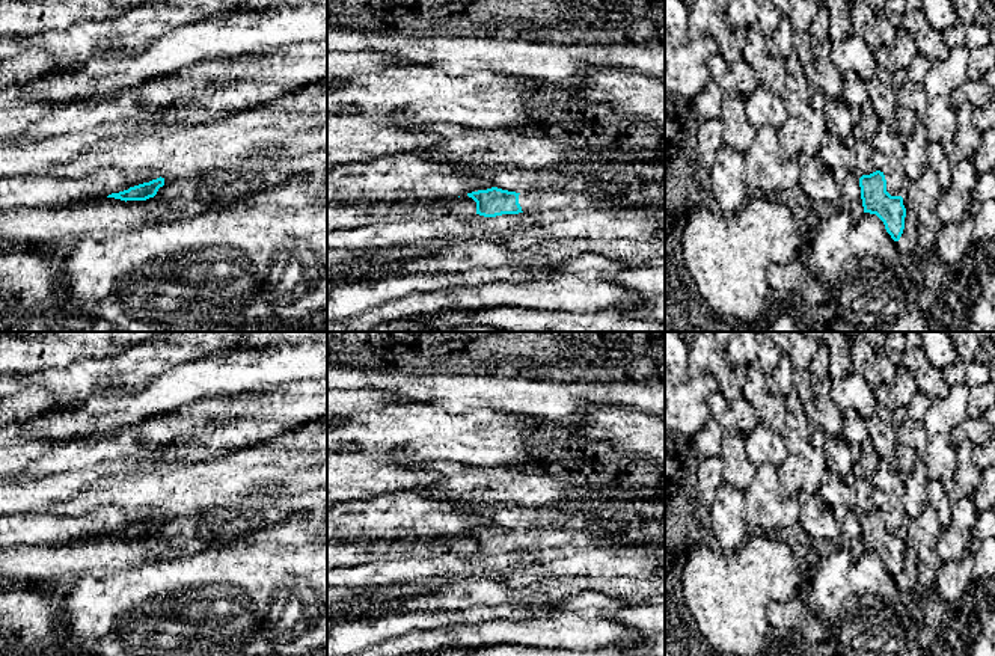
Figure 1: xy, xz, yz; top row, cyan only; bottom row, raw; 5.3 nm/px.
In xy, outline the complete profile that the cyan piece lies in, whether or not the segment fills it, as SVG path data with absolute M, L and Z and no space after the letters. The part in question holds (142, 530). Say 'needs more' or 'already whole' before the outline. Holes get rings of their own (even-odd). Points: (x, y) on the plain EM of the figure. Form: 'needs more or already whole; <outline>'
already whole; M157 516L149 520L143 520L134 525L130 525L128 528L112 531L107 535L115 535L121 538L146 538L149 535L154 535L160 525L164 523L164 516Z

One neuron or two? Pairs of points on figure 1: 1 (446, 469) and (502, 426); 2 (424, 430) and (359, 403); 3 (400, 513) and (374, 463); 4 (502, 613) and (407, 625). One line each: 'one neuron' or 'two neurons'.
1: two neurons
2: two neurons
3: two neurons
4: one neuron

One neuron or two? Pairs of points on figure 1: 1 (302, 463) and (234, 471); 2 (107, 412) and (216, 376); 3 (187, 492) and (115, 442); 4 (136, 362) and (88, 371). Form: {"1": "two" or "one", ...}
{"1": "one", "2": "one", "3": "two", "4": "one"}

